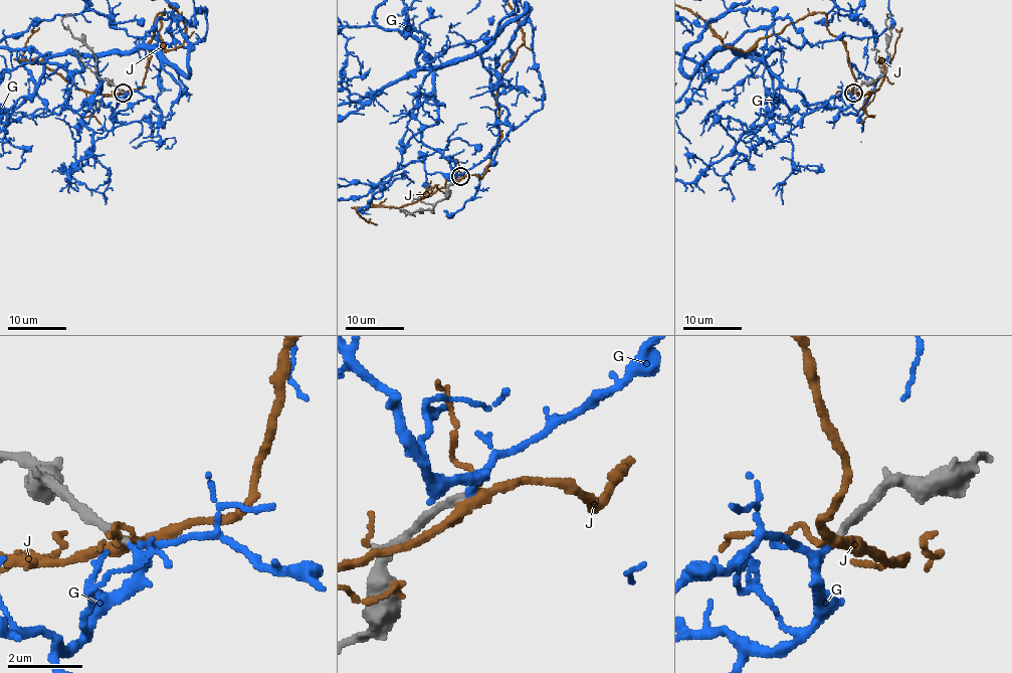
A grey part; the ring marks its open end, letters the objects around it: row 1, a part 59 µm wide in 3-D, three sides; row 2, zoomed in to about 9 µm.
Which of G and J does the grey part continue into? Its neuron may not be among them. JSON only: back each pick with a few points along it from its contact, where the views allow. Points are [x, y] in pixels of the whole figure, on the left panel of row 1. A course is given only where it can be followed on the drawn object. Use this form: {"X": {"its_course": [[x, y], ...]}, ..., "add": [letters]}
{"G": {"its_course": [[123, 93], [82, 105], [100, 54], [180, 87], [47, 242], [63, 305], [132, 287], [236, 92]]}, "add": ["G"]}

